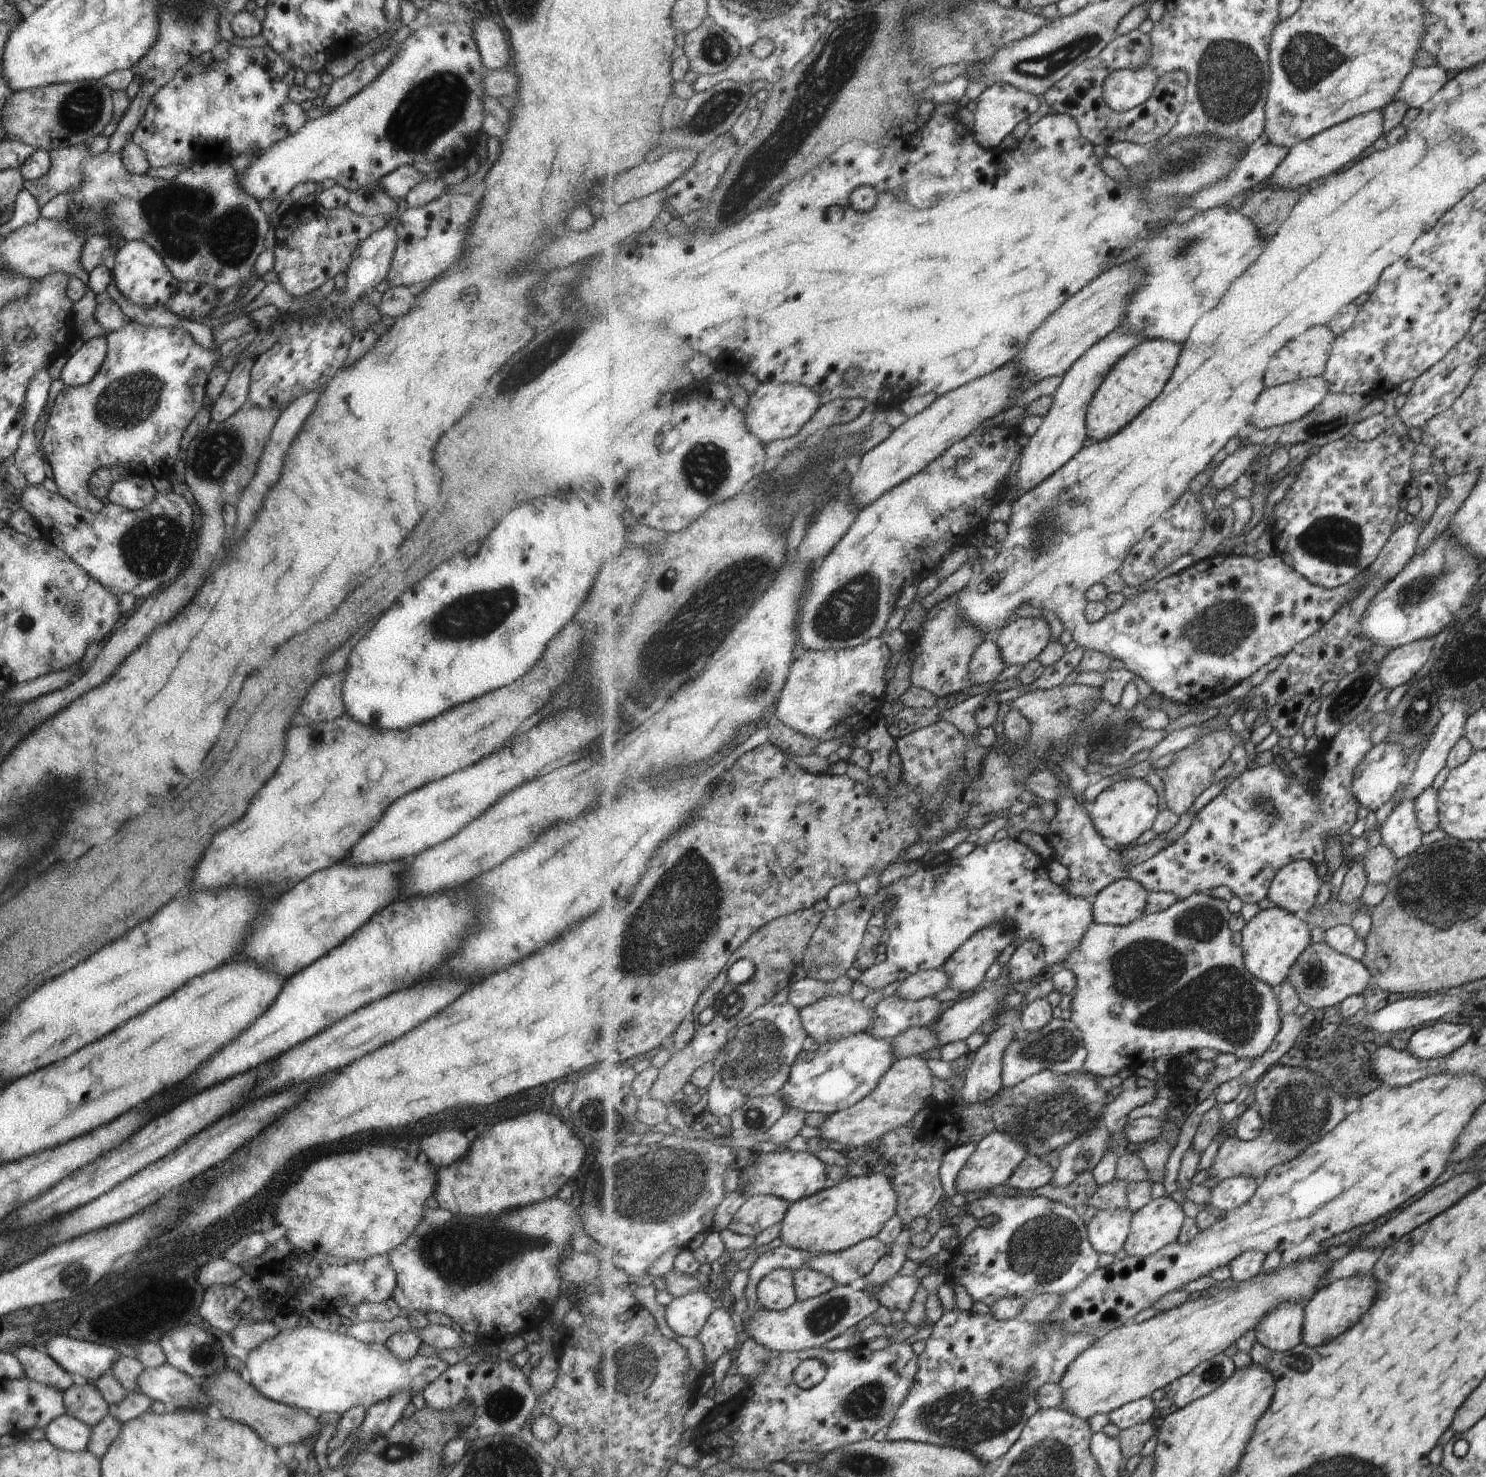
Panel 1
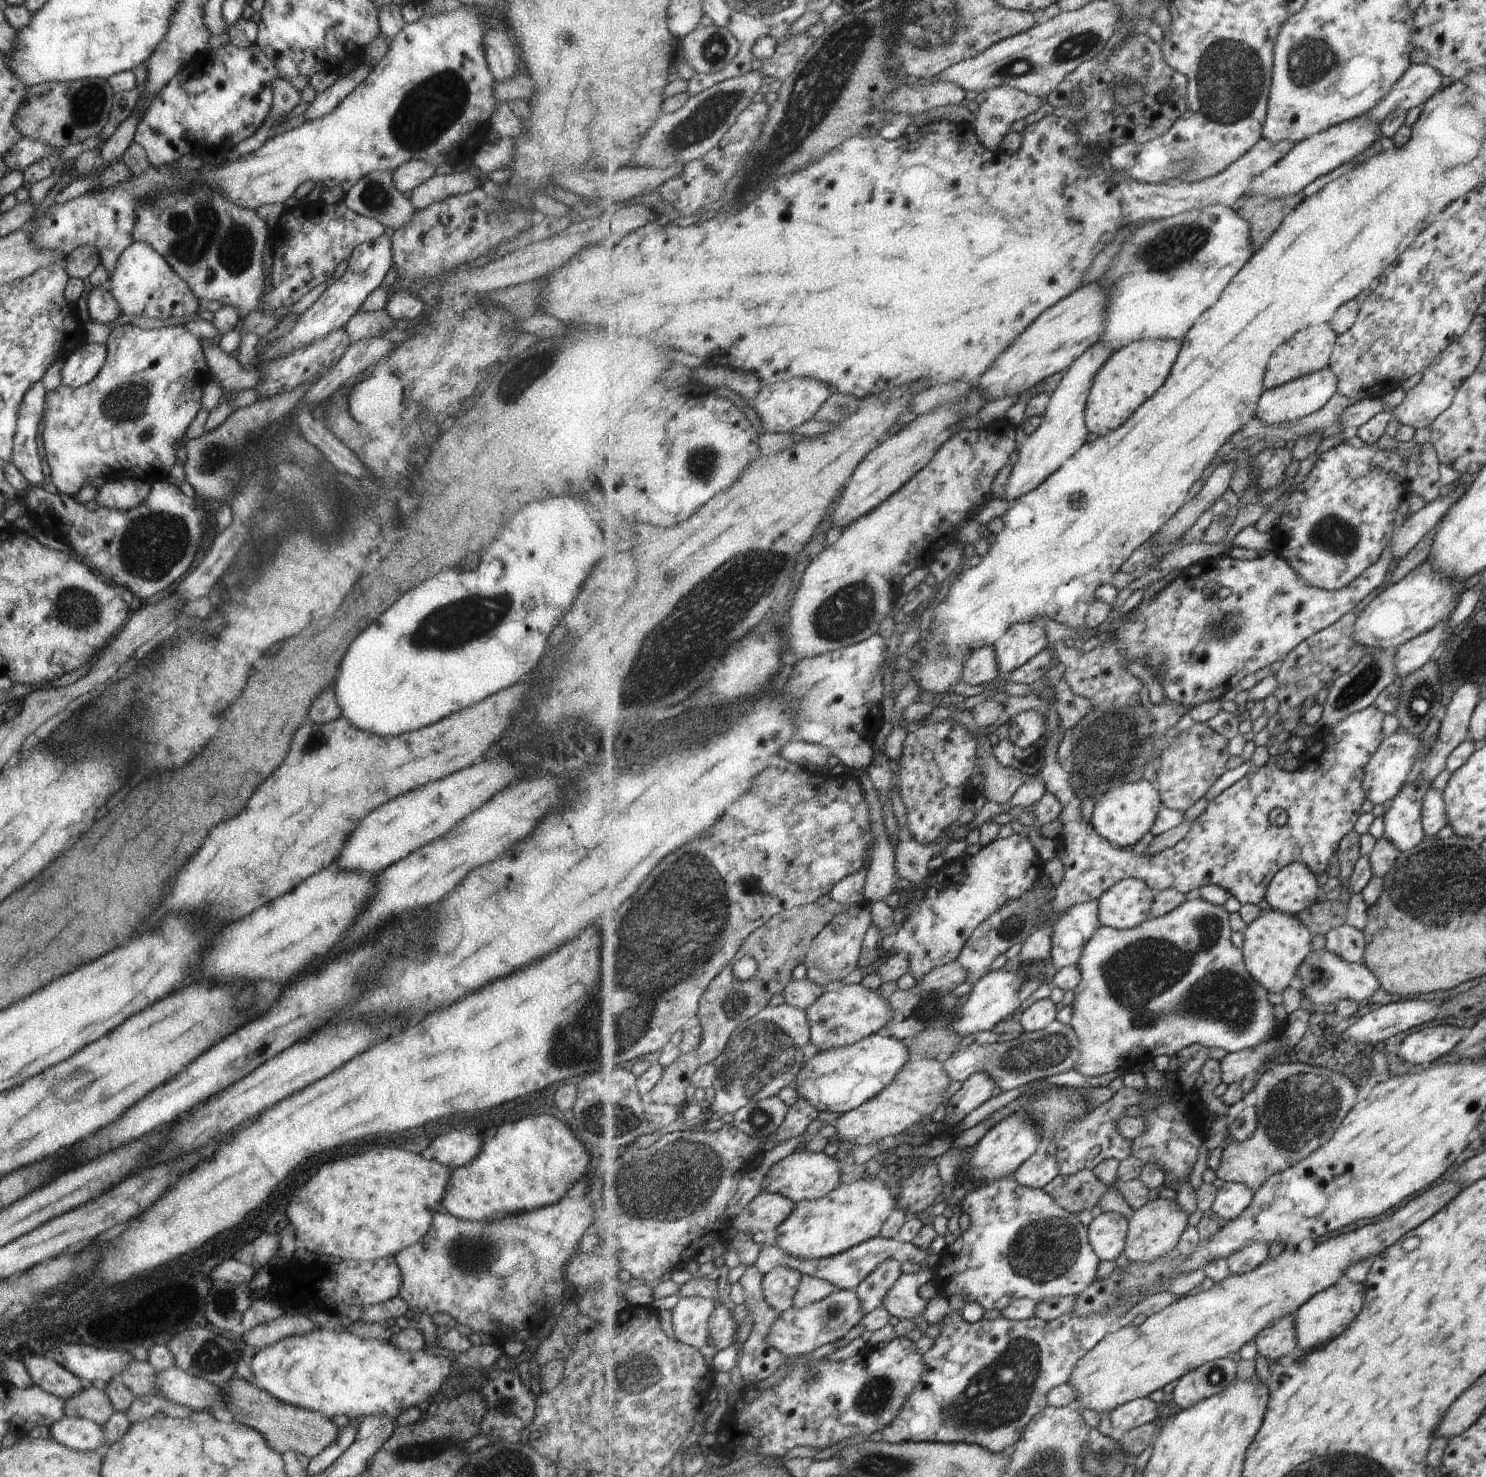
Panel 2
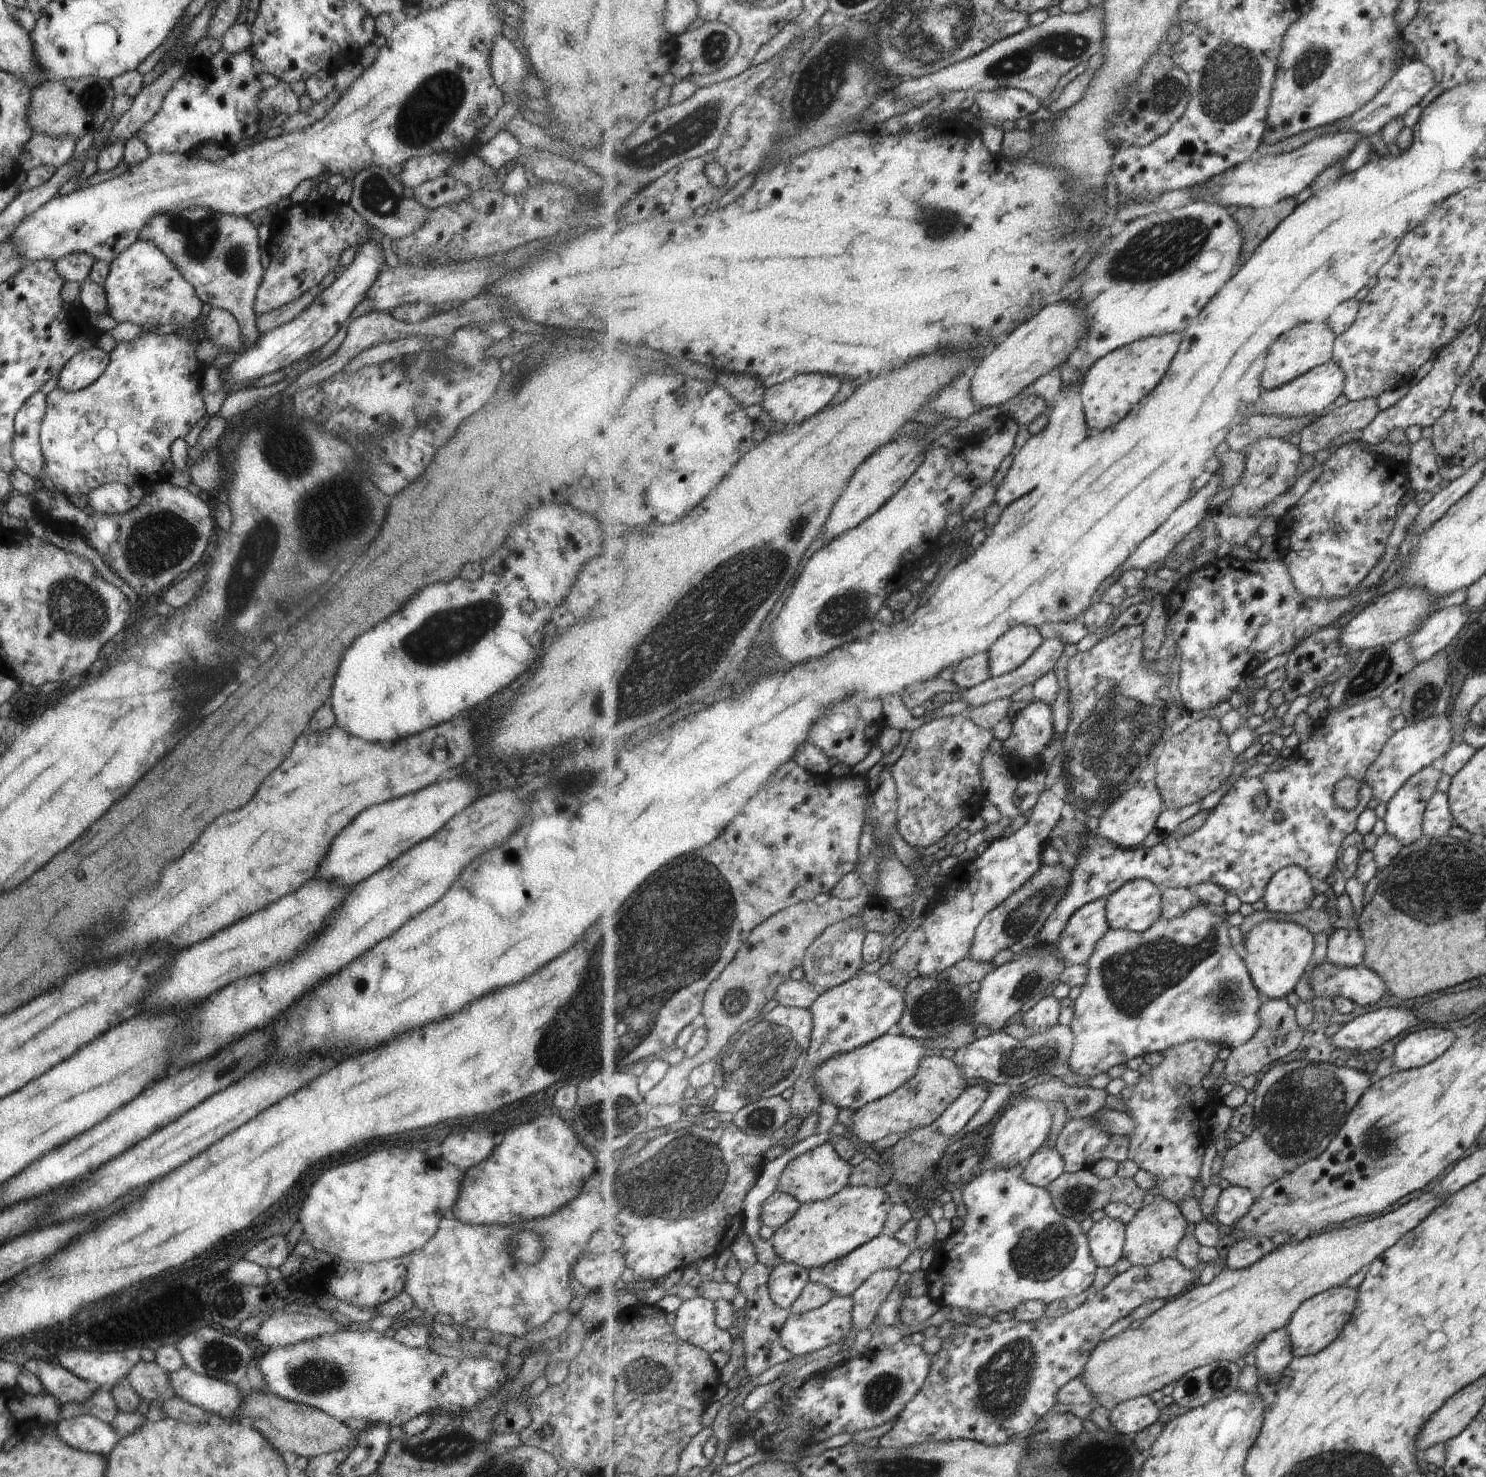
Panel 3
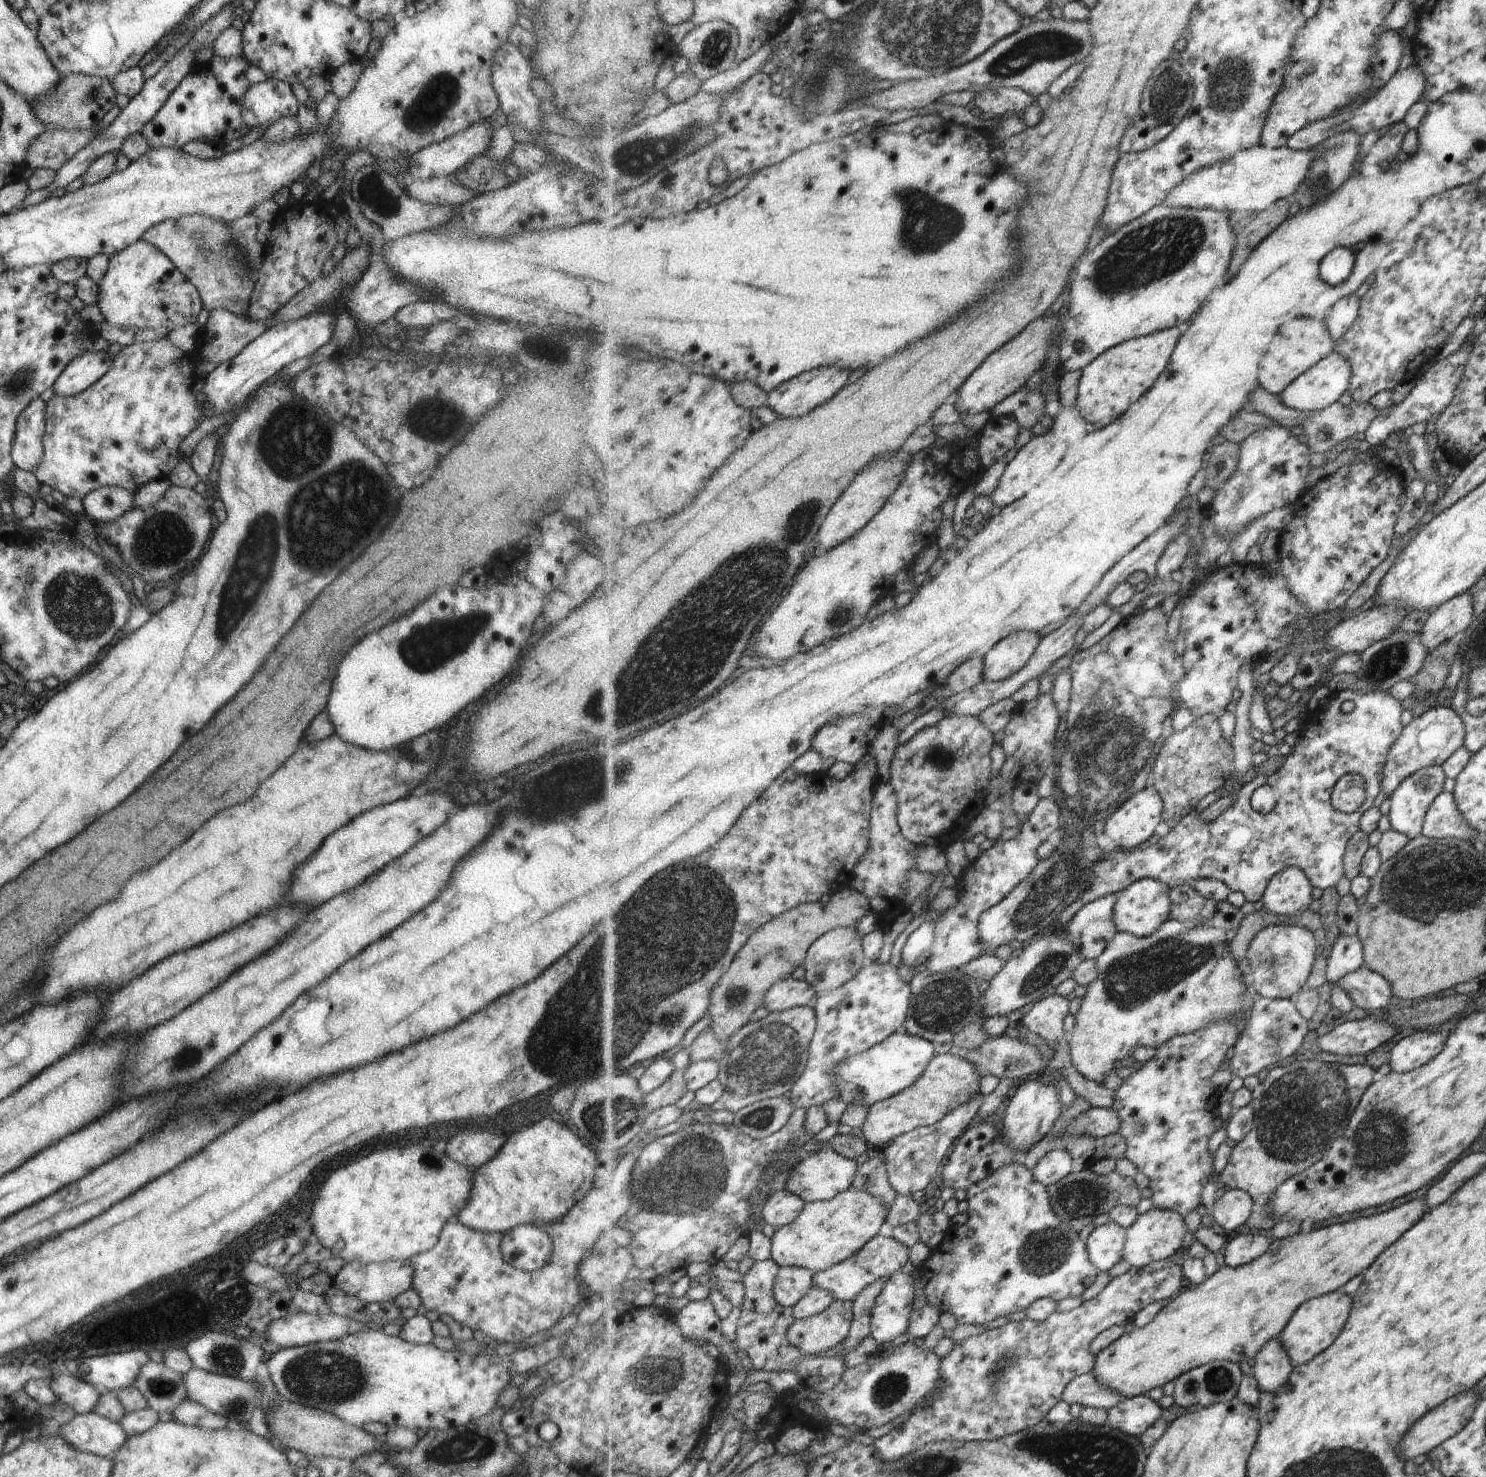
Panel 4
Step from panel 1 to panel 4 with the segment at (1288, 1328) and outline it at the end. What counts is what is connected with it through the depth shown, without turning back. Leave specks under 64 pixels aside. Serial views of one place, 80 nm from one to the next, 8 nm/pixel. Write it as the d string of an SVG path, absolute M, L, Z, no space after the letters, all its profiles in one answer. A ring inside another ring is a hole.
M1271 1339L1257 1353L1251 1374L1255 1375L1261 1391L1270 1393L1278 1391L1290 1380L1293 1362L1287 1354L1282 1340Z

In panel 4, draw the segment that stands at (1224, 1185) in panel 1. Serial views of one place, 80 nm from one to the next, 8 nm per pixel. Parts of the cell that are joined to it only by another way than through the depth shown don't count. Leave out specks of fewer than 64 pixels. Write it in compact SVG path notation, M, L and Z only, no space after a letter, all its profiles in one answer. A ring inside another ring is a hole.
M1229 1189L1221 1198L1215 1199L1211 1215L1213 1220L1225 1230L1235 1230L1235 1228L1247 1224L1253 1209L1254 1198L1247 1191L1243 1189Z

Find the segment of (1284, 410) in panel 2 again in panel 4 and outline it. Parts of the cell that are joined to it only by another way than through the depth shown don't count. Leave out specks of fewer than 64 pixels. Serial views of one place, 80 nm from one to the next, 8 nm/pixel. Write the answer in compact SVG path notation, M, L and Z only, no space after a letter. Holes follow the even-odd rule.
M1334 351L1330 357L1318 362L1310 371L1303 373L1301 377L1287 385L1287 388L1277 396L1290 409L1293 408L1303 412L1324 411L1327 407L1339 402L1339 398L1350 389L1351 375L1351 363L1343 358L1343 355Z

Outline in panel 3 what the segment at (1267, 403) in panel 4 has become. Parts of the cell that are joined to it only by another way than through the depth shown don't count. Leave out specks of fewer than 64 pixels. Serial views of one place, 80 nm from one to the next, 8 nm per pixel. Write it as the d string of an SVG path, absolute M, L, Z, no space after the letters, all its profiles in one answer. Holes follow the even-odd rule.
M1375 397L1349 401L1345 406L1337 407L1327 416L1306 426L1296 437L1297 447L1305 454L1319 452L1345 432L1365 430L1379 413L1379 400Z

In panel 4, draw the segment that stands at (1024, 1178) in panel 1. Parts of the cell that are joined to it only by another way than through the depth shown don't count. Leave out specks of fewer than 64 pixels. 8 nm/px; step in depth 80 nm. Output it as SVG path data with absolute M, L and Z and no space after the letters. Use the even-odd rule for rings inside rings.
M1053 1148L1038 1160L1031 1174L1046 1187L1074 1172L1072 1154L1065 1148Z

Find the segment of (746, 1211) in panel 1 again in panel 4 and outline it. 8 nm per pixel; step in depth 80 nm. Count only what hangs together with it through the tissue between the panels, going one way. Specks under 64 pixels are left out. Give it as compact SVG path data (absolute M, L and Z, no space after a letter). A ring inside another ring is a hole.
M787 1189L775 1191L768 1198L762 1216L774 1228L790 1225L802 1213L806 1203Z

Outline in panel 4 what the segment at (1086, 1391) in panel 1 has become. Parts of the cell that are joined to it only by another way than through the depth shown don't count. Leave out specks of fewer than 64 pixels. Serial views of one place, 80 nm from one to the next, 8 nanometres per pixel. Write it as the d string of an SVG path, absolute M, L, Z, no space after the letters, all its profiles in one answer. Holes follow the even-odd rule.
M1418 1198L1413 1199L1412 1201L1407 1201L1401 1205L1389 1209L1388 1211L1385 1211L1384 1213L1379 1213L1378 1215L1373 1215L1371 1217L1360 1217L1356 1220L1348 1221L1346 1223L1331 1225L1329 1227L1321 1227L1317 1230L1311 1230L1307 1234L1297 1233L1284 1239L1274 1238L1274 1243L1271 1245L1271 1248L1257 1260L1240 1267L1221 1267L1201 1284L1191 1286L1190 1289L1187 1288L1182 1290L1179 1295L1175 1296L1171 1302L1169 1302L1169 1304L1165 1305L1159 1311L1159 1314L1157 1314L1153 1322L1150 1322L1143 1328L1136 1328L1128 1333L1125 1333L1113 1344L1111 1344L1111 1346L1107 1346L1107 1348L1104 1348L1099 1354L1097 1354L1092 1373L1095 1375L1097 1382L1102 1387L1111 1388L1114 1391L1119 1392L1119 1394L1126 1399L1147 1394L1147 1392L1151 1392L1153 1388L1163 1388L1165 1384L1174 1382L1174 1380L1181 1377L1182 1374L1199 1368L1200 1366L1206 1365L1207 1363L1212 1363L1213 1361L1231 1361L1239 1365L1241 1362L1245 1362L1248 1359L1255 1359L1257 1353L1263 1348L1263 1346L1267 1344L1267 1342L1280 1336L1283 1330L1286 1329L1286 1326L1289 1324L1291 1318L1294 1317L1295 1311L1304 1302L1332 1293L1333 1291L1339 1291L1350 1280L1353 1280L1357 1275L1364 1273L1387 1249L1390 1249L1391 1246L1395 1244L1395 1241L1397 1241L1398 1238L1406 1232L1406 1230L1409 1230L1413 1225L1419 1222L1423 1216L1423 1213L1425 1212L1426 1204L1424 1203L1423 1198Z

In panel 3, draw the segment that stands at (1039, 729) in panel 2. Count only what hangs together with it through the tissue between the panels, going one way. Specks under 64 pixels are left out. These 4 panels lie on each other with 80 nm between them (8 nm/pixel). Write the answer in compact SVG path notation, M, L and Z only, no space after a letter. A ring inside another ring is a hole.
M1034 699L1012 719L1012 722L1011 735L1003 742L1003 745L1007 749L1007 754L1009 754L1007 759L1011 764L1013 772L1021 780L1031 774L1031 772L1045 769L1041 760L1041 754L1049 748L1055 732L1054 712L1046 702Z

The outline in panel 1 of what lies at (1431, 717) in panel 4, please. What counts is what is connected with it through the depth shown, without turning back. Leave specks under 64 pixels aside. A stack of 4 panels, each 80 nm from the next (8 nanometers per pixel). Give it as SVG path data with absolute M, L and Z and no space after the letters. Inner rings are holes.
M1387 742L1374 746L1363 757L1352 784L1360 806L1375 812L1393 798L1405 758L1405 751L1399 745Z

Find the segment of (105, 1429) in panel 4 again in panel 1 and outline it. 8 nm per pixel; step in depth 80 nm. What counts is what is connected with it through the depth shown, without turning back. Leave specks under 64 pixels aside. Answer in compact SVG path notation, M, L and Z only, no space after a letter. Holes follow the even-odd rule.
M65 1414L55 1417L44 1426L44 1438L64 1451L86 1450L91 1427Z

